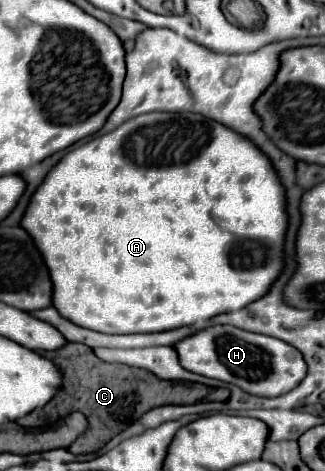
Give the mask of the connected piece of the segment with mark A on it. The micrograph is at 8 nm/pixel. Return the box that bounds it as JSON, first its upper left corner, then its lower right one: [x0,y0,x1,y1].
[22,113,288,333]

